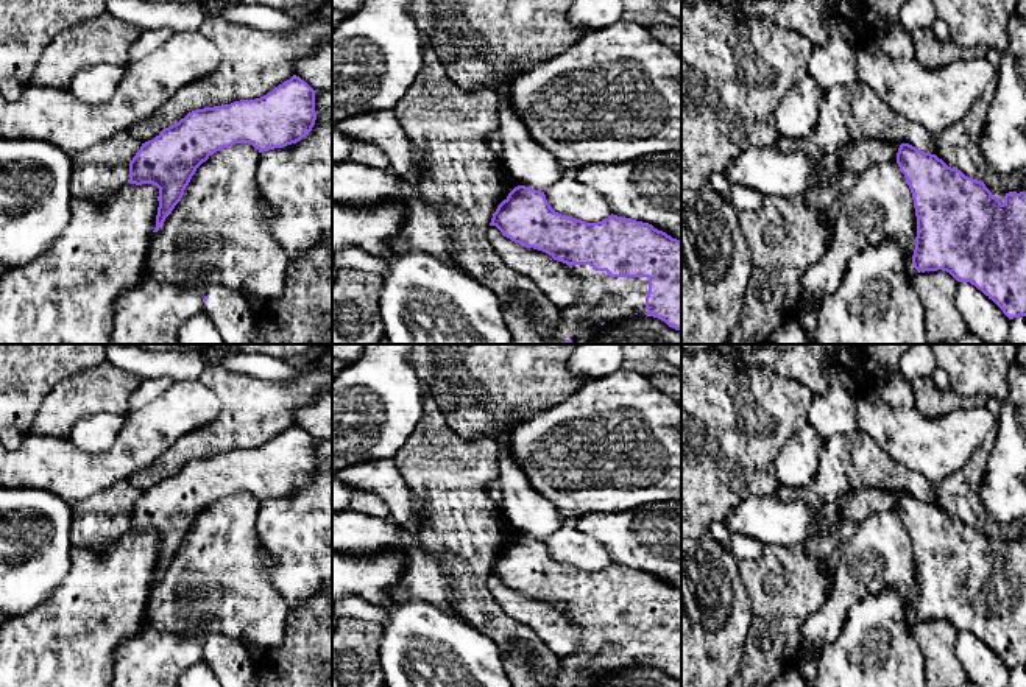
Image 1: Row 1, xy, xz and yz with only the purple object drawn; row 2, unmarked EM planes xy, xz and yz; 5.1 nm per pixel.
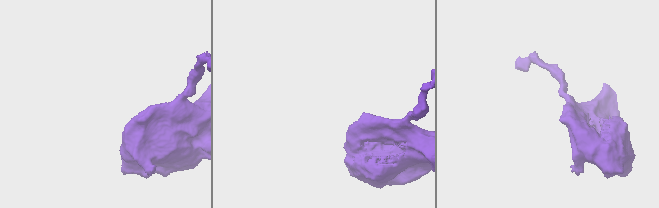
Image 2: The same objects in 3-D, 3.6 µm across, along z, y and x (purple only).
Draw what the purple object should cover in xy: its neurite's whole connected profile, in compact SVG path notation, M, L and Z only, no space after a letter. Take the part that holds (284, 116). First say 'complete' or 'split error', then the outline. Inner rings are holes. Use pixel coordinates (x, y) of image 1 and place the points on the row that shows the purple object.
complete; M293 75L260 98L196 109L178 123L164 128L153 140L142 143L129 160L128 182L136 185L153 184L159 188L159 207L153 231L157 232L181 201L196 168L214 153L235 143L249 143L259 153L284 148L306 137L312 131L315 120L315 90L304 79Z

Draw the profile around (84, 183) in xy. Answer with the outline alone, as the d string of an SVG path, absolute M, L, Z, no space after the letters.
M128 131L72 154L70 192L73 198L104 201L129 179L129 162L142 142Z

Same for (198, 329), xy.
M200 310L178 330L179 344L225 344L211 316Z

